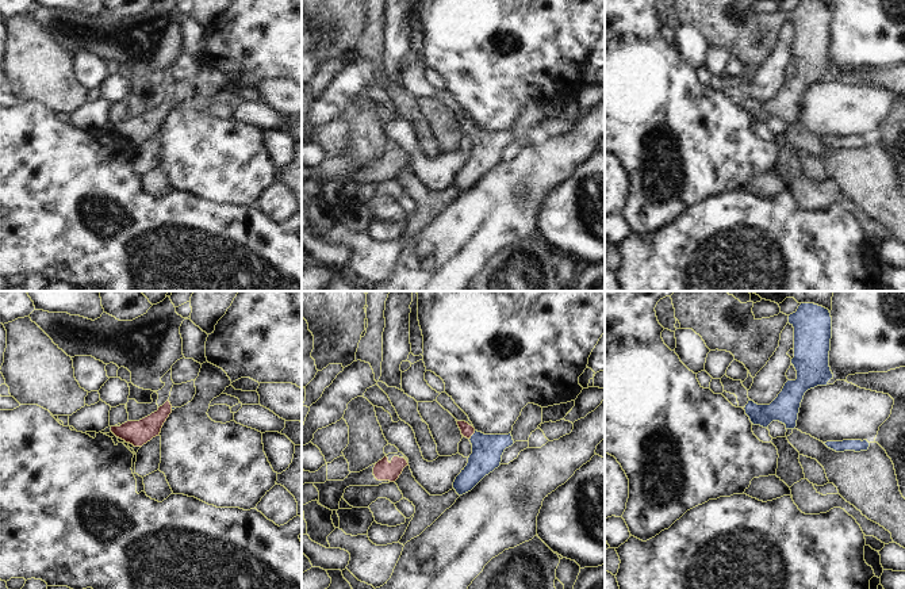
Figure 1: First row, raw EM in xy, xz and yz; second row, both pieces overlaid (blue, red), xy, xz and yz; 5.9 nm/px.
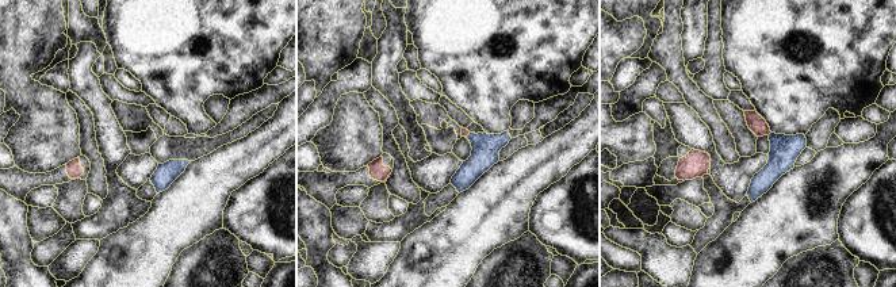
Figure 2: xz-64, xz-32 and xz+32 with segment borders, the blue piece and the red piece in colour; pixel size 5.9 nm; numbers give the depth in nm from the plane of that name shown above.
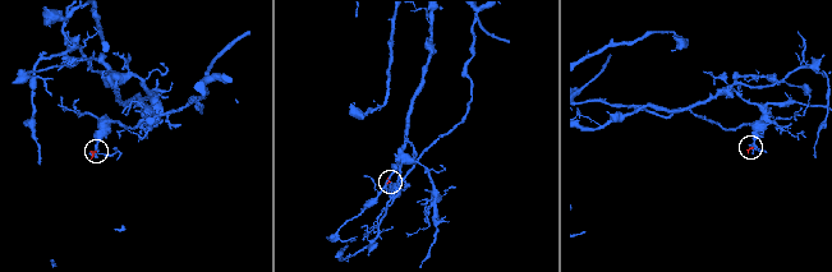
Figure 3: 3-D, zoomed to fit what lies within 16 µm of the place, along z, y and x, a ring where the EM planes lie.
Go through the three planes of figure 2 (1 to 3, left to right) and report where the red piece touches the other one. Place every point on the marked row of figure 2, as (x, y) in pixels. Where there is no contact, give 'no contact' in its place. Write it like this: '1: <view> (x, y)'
1: no contact
2: xz-32 (467, 136)
3: no contact

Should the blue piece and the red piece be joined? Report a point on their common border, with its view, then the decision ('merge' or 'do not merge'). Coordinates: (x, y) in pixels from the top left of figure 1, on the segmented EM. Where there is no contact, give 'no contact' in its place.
contact xz (472, 435); merge

